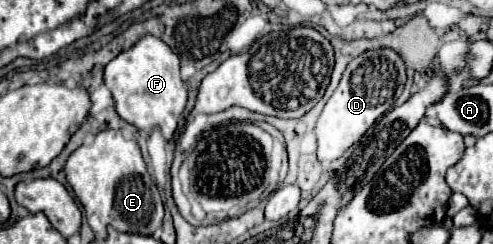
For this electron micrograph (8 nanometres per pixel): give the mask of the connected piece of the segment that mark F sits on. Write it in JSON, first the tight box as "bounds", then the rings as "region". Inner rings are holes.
{"bounds":[105,35,187,139],"region":[[[145,35],[129,51],[117,55],[105,67],[105,85],[115,99],[121,119],[135,125],[147,135],[159,127],[163,137],[173,139],[183,109],[187,105],[187,89],[179,77],[179,57],[157,37]]]}

